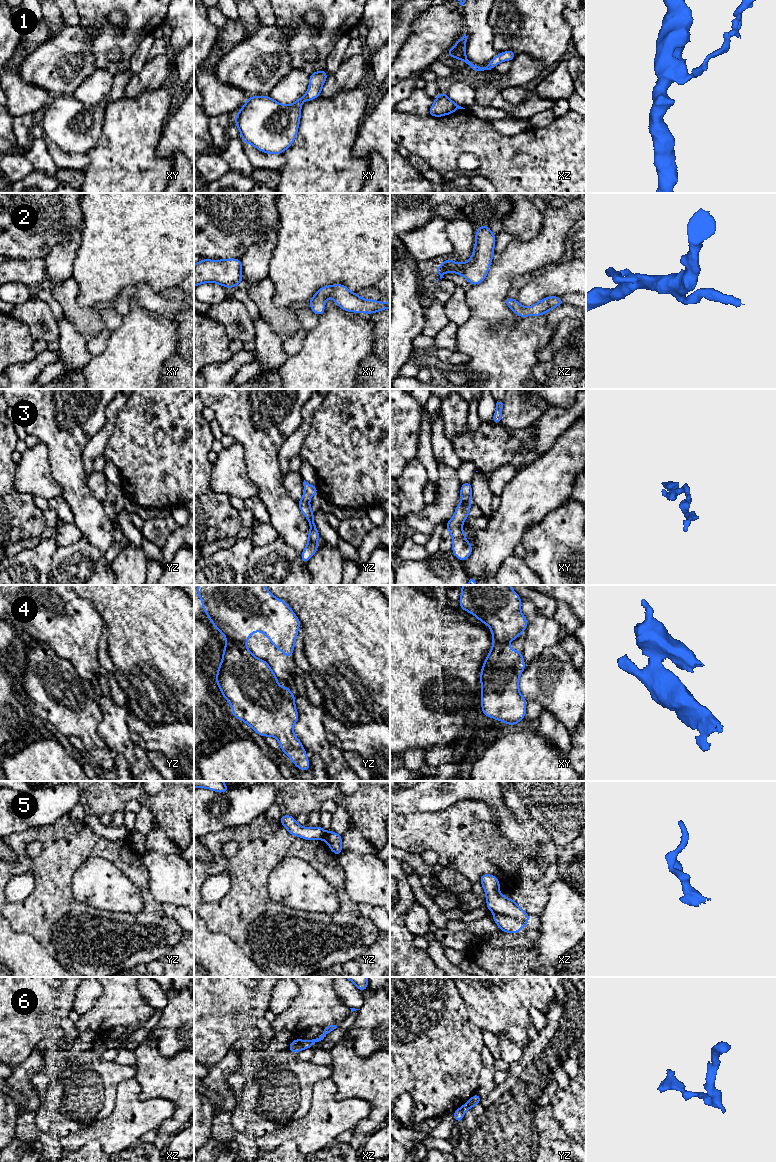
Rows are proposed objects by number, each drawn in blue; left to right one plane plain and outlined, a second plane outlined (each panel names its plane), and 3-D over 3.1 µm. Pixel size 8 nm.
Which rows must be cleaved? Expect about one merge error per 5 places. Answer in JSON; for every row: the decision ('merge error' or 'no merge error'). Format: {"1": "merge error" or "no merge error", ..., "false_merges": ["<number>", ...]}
{"1": "no merge error", "2": "no merge error", "3": "no merge error", "4": "merge error", "5": "no merge error", "6": "no merge error", "false_merges": ["4"]}

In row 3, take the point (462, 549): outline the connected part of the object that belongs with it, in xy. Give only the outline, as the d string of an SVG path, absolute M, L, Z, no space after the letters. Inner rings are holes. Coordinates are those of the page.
M471 482L461 484L460 488L461 503L456 506L453 517L445 524L446 529L452 536L452 551L455 557L460 561L465 561L472 553L473 547L466 540L466 533L462 526L469 516L472 501Z

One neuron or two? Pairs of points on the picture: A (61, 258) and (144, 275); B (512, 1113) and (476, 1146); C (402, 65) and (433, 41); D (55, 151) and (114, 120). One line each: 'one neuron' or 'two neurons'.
A: two neurons
B: one neuron
C: one neuron
D: two neurons

